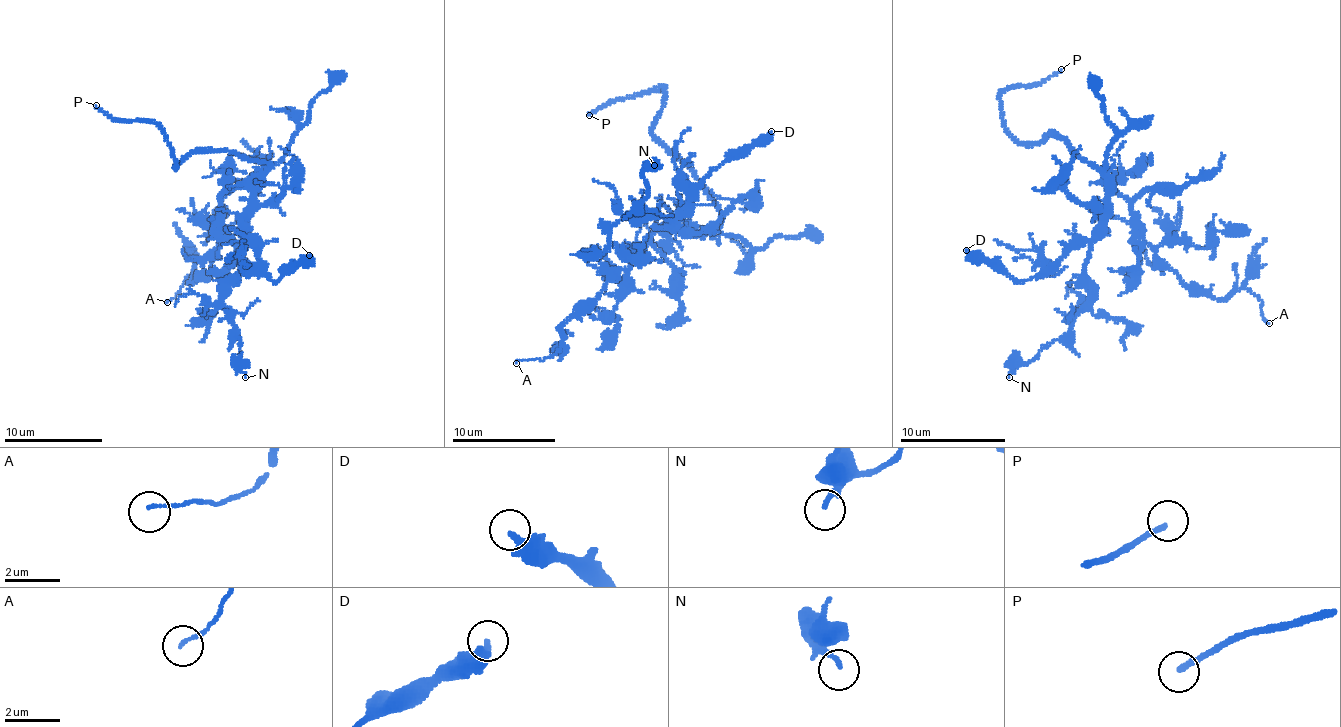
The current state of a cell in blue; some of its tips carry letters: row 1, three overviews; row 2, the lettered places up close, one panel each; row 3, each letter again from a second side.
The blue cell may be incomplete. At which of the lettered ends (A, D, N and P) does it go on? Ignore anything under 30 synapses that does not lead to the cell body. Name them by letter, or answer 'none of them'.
P

